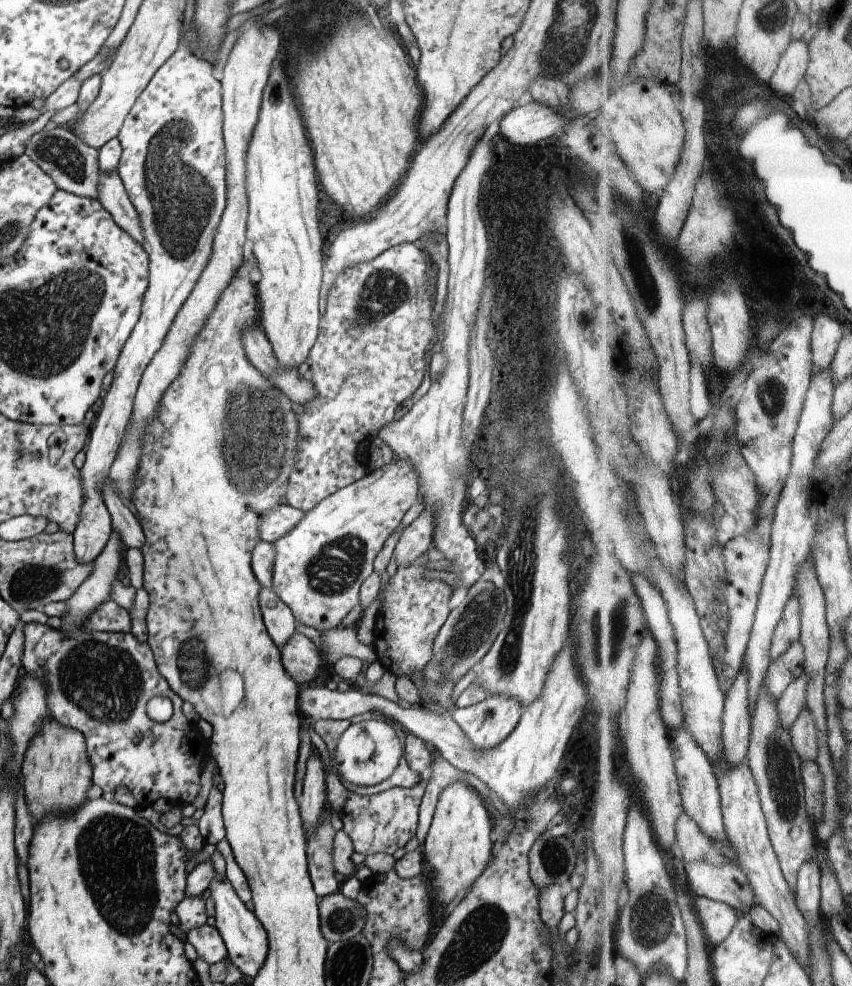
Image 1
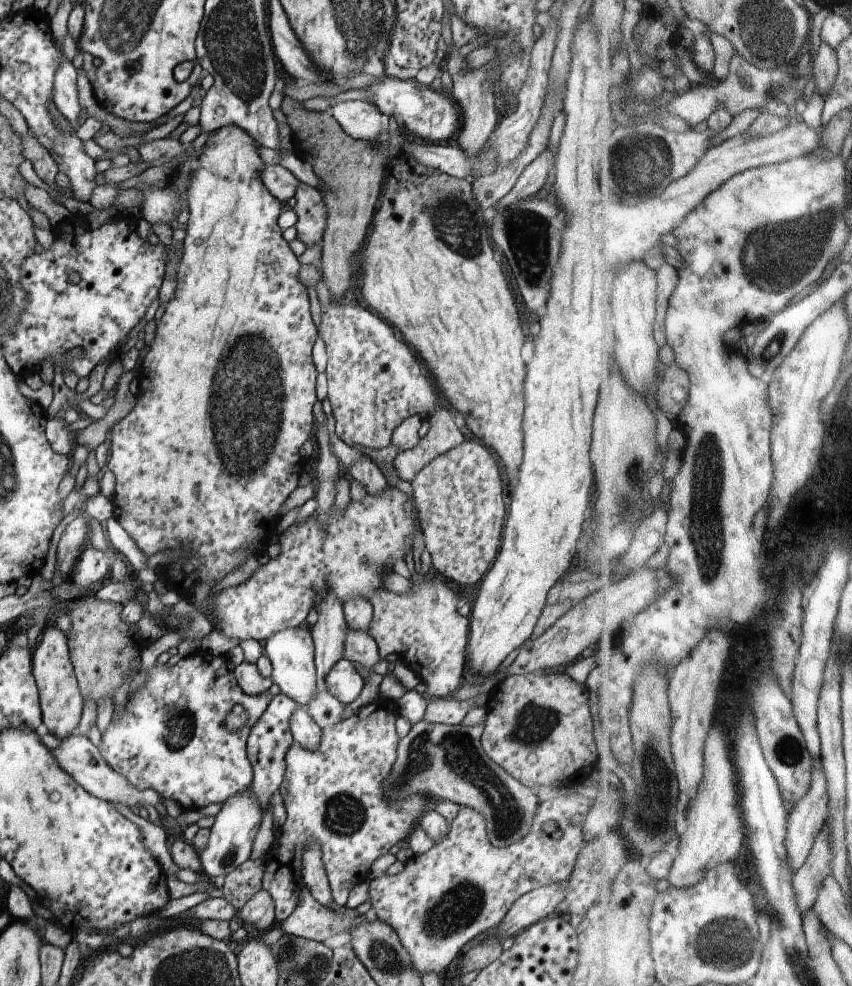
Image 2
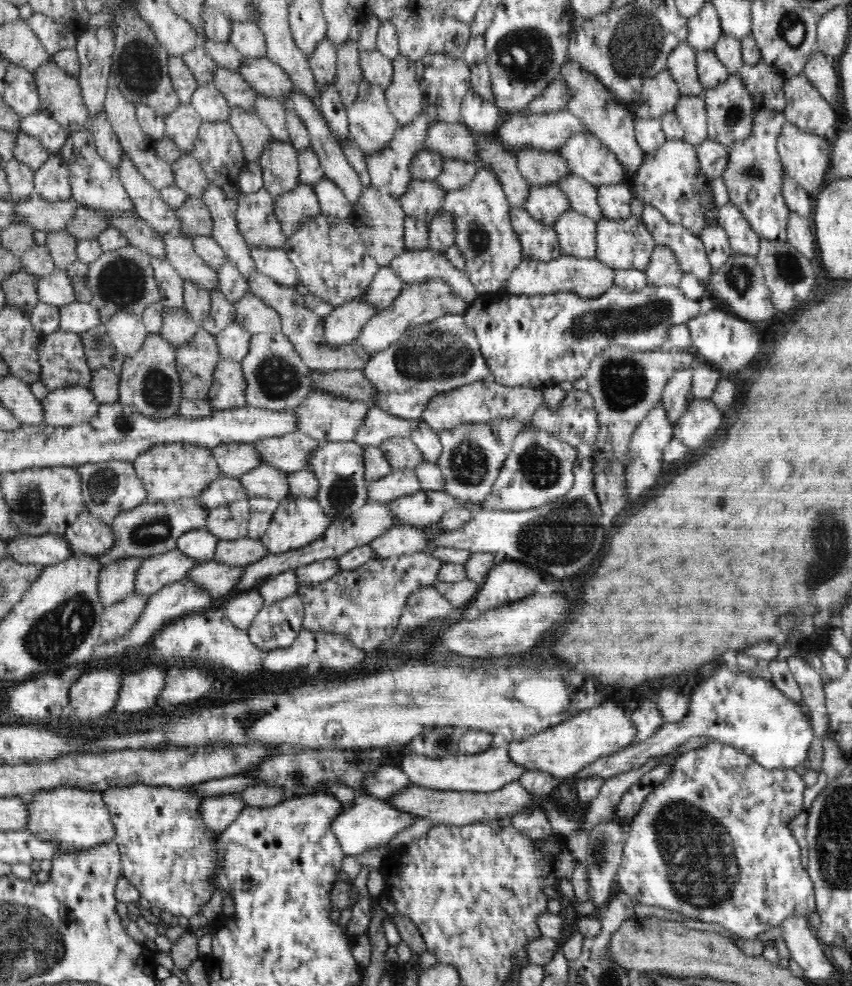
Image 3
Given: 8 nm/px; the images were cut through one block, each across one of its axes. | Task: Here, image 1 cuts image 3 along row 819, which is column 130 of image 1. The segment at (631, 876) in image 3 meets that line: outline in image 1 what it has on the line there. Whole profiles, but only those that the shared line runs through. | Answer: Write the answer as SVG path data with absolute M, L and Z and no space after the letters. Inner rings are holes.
M28 623L24 626L24 634L25 643L22 664L28 674L33 674L36 678L40 678L46 685L46 704L48 704L50 716L55 720L58 720L60 724L70 726L70 728L76 728L76 730L79 730L83 734L87 746L88 760L90 761L93 770L92 782L102 788L105 796L112 797L114 792L122 786L122 788L126 788L126 790L136 798L138 809L146 808L146 806L154 804L154 800L158 800L158 798L166 798L166 800L171 800L175 804L182 803L183 805L191 804L196 800L196 797L200 794L200 781L203 771L201 767L202 762L199 761L200 757L198 753L195 752L197 746L194 742L194 737L197 727L195 724L188 722L186 716L184 716L182 712L183 700L170 688L166 679L160 674L154 658L154 652L152 652L152 648L150 648L148 642L138 642L131 632L105 633L90 632L85 629L78 629L77 631L68 630L68 632L64 632L64 630L61 629L54 630L47 624L34 623ZM154 697L164 697L172 701L173 714L170 720L166 720L166 722L154 722L154 720L148 716L146 704Z

